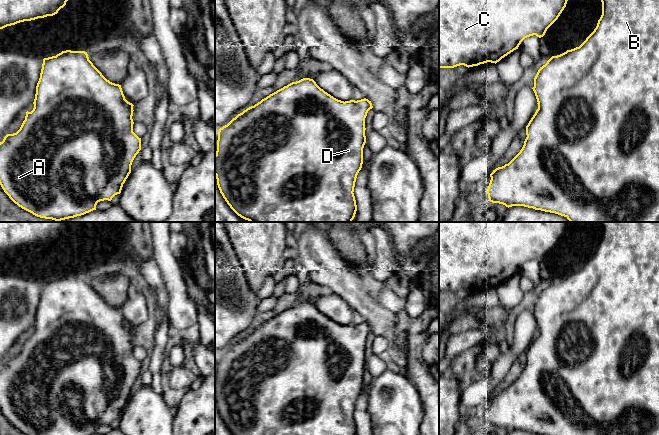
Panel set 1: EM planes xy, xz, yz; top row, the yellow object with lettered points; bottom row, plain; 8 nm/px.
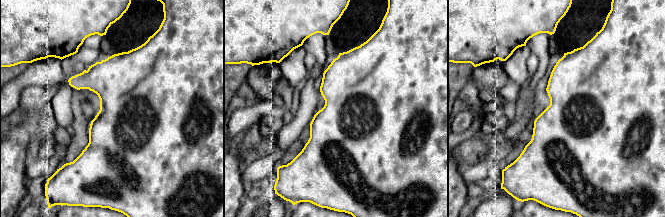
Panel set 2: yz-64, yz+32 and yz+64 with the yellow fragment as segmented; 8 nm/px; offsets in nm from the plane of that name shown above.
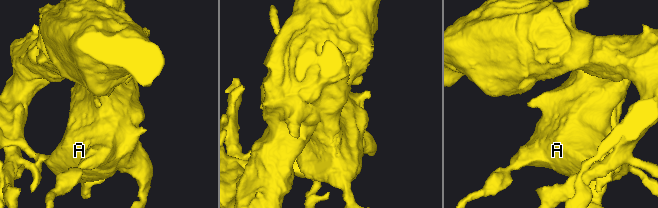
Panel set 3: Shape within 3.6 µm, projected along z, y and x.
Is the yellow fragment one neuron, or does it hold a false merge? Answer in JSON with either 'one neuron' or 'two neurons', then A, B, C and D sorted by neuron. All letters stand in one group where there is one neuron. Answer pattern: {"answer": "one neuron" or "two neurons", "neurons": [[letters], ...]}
{"answer": "two neurons", "neurons": [["A", "B", "D"], ["C"]]}

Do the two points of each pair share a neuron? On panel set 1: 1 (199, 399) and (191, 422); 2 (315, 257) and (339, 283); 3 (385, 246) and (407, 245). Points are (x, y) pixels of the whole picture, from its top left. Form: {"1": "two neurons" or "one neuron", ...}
{"1": "one neuron", "2": "one neuron", "3": "two neurons"}

